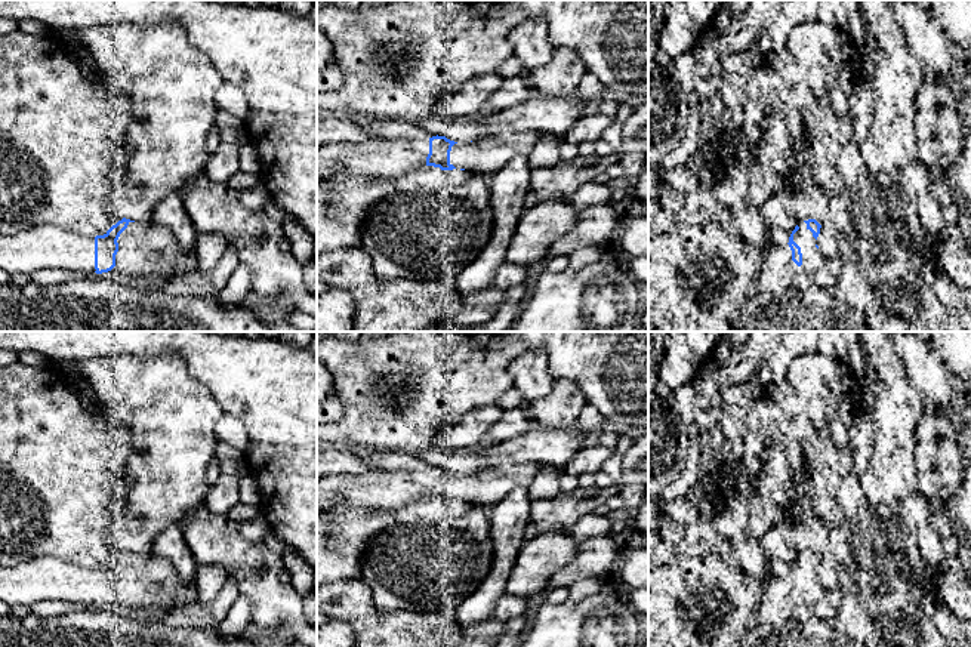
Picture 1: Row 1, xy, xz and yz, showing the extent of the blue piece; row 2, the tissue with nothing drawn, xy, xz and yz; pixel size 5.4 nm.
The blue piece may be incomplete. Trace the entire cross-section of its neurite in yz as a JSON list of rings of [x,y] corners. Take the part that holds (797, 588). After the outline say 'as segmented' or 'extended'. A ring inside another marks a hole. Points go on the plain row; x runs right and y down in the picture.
[[[816,551],[796,555],[789,569],[792,592],[810,606],[823,597],[823,588],[819,583],[817,569],[822,557]]]; extended

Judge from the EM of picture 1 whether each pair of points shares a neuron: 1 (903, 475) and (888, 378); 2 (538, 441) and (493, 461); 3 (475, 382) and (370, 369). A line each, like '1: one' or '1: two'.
1: one
2: one
3: one

